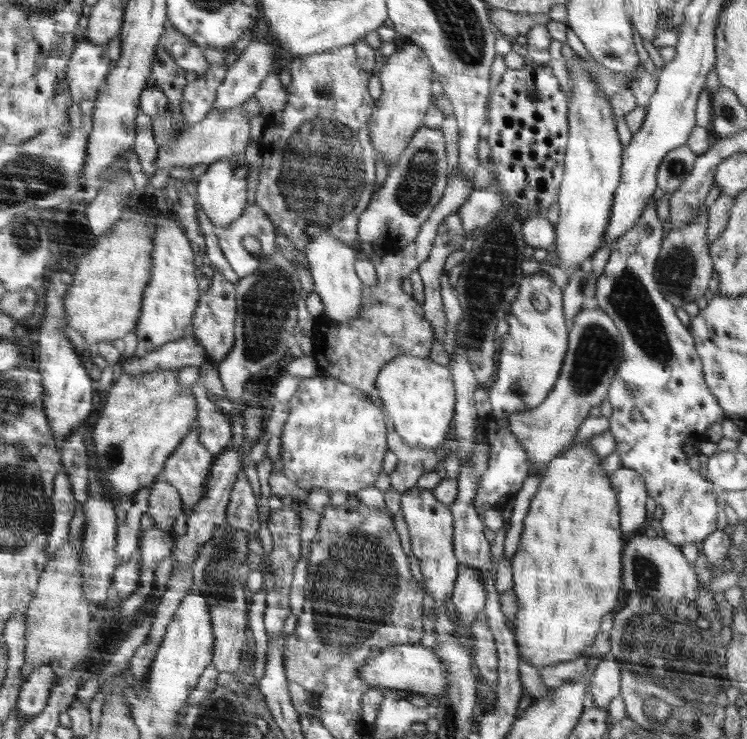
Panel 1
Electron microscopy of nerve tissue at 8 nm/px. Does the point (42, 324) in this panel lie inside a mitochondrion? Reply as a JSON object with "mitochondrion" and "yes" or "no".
{"mitochondrion":"no"}

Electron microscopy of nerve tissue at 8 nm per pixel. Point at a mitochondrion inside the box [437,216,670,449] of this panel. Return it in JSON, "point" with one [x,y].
{"point":[597,349]}

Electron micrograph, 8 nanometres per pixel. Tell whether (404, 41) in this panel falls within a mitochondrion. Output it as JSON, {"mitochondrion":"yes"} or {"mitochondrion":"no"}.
{"mitochondrion":"no"}

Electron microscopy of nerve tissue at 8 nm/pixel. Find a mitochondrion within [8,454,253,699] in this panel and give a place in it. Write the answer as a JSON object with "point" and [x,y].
{"point":[218,579]}

